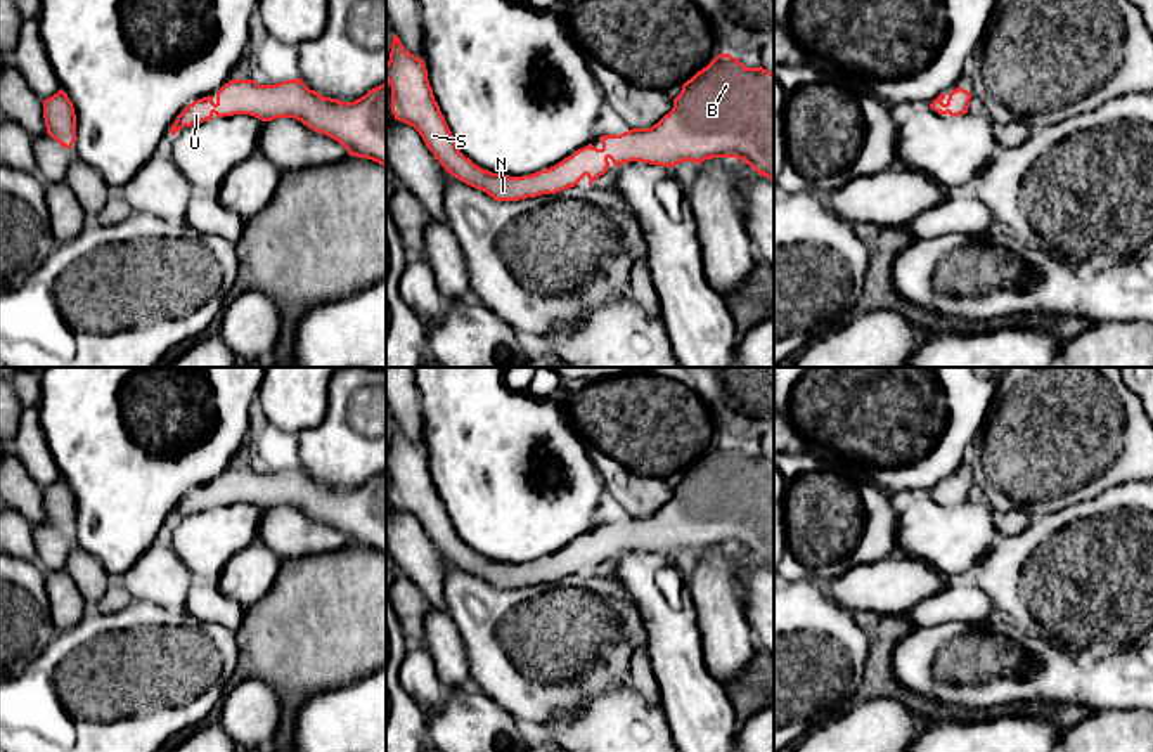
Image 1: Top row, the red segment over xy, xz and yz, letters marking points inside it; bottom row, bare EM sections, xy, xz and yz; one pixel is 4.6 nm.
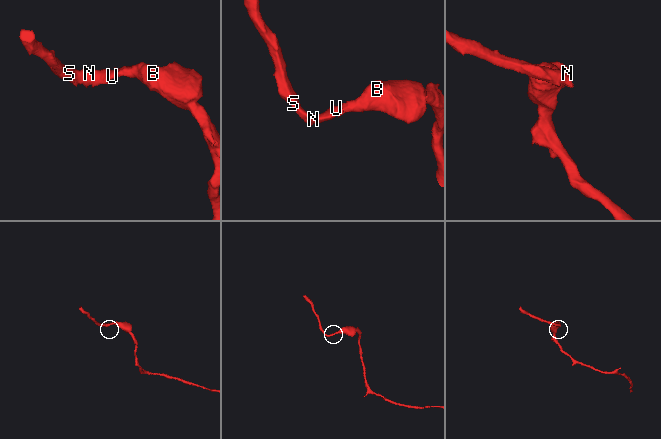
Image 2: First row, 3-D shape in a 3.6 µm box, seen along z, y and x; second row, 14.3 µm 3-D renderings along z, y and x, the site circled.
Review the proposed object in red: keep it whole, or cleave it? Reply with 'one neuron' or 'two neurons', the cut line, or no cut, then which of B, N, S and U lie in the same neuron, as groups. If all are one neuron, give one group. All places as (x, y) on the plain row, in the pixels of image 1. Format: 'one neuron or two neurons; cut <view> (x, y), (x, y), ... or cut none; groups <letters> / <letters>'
one neuron; cut none; groups B N S U

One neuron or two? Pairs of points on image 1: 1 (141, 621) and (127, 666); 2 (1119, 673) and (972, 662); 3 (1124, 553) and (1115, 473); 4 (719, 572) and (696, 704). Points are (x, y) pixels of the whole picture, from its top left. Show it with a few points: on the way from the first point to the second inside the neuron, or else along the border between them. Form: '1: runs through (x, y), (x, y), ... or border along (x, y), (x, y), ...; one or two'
1: runs through (132, 631), (127, 641), (127, 655); one
2: runs through (1082, 681), (1030, 681), (1018, 685), (1008, 674); one
3: border along (1134, 482), (1114, 486), (1107, 492); two
4: border along (696, 617), (703, 664), (722, 685); two

